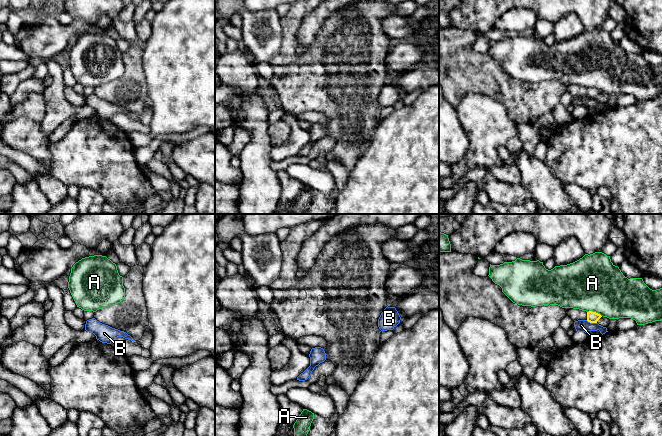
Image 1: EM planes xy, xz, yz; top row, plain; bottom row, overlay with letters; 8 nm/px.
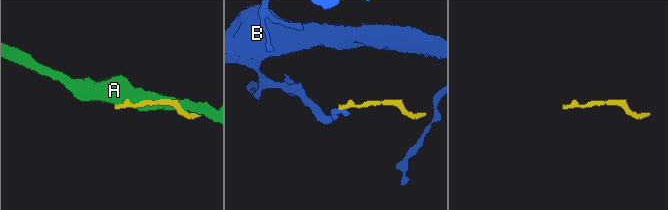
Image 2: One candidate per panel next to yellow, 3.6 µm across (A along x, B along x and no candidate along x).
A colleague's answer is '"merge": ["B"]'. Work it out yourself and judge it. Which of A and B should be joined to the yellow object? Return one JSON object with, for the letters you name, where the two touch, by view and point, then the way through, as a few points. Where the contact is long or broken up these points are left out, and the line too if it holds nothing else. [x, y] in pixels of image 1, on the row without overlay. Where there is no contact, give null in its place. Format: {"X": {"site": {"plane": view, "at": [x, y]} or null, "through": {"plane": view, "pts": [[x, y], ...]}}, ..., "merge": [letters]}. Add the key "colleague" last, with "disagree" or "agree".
{"merge": [], "colleague": "disagree"}

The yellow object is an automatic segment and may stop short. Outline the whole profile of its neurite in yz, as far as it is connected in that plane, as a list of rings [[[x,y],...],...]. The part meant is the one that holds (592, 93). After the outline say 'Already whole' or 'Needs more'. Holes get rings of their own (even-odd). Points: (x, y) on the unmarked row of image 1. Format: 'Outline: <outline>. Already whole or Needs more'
Outline: [[[565,84],[566,91],[569,92],[574,98],[578,96],[587,96],[590,99],[597,99],[602,93],[596,88],[586,88],[579,85]]]. Needs more

